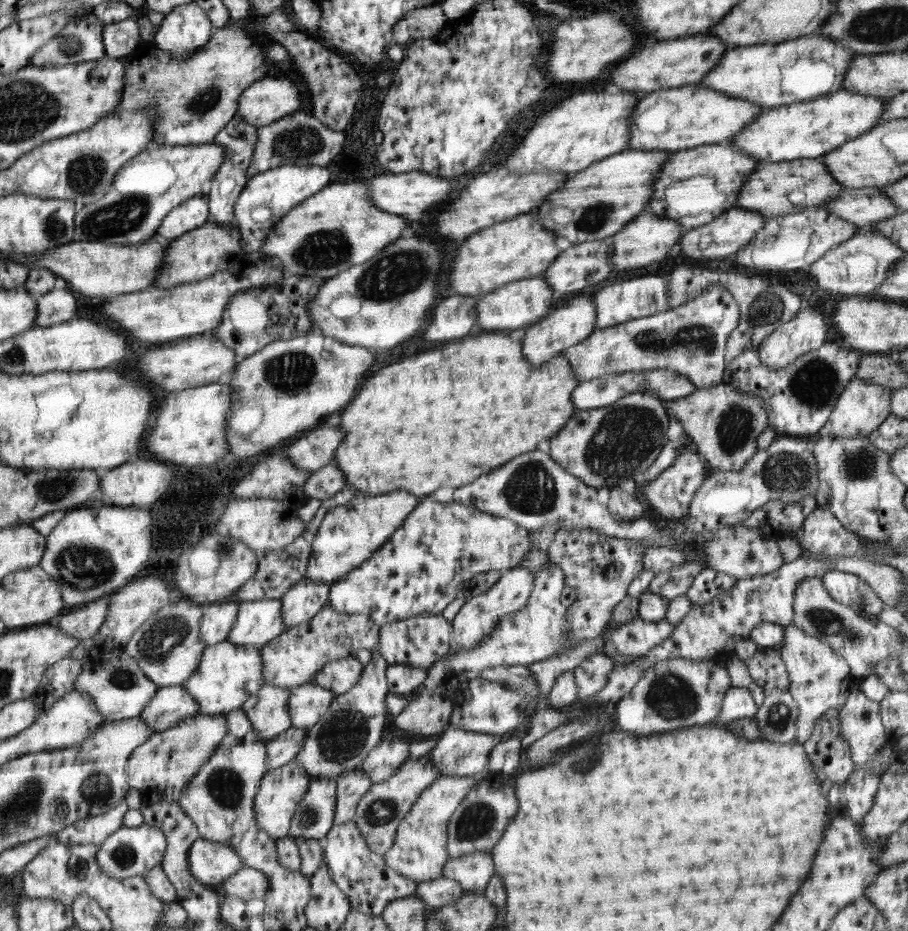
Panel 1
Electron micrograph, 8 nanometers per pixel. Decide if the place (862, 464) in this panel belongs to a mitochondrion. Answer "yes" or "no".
yes

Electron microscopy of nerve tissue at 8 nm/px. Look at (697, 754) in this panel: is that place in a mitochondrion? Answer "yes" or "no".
no

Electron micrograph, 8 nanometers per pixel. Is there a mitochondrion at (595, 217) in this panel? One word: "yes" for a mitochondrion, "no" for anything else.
yes

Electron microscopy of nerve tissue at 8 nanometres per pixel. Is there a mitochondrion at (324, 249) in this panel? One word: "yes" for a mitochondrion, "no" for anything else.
yes

